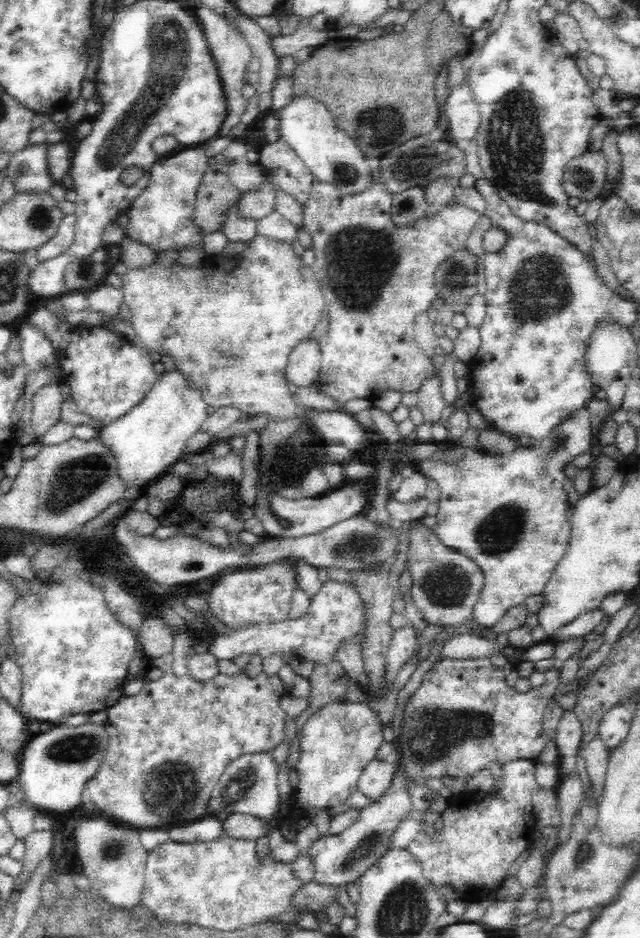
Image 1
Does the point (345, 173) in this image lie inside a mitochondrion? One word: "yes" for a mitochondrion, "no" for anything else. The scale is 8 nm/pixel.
yes

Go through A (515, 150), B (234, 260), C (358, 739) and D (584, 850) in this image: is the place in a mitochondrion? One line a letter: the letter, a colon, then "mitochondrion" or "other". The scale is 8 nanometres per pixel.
A: mitochondrion
B: other
C: other
D: mitochondrion

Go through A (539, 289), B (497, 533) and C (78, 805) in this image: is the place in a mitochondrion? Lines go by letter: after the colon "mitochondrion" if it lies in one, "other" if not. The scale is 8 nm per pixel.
A: mitochondrion
B: mitochondrion
C: other

